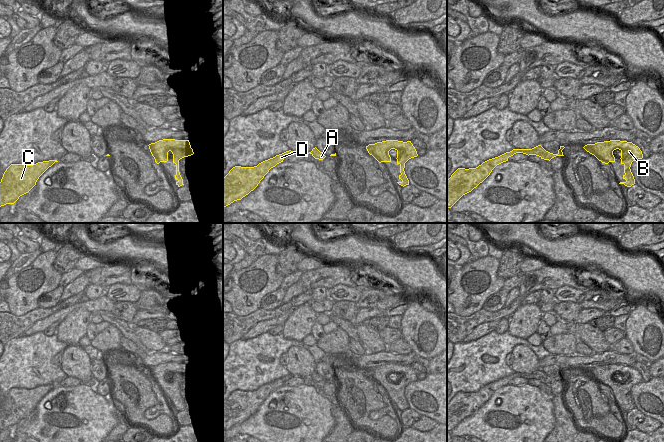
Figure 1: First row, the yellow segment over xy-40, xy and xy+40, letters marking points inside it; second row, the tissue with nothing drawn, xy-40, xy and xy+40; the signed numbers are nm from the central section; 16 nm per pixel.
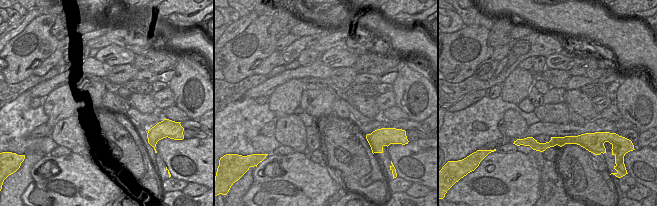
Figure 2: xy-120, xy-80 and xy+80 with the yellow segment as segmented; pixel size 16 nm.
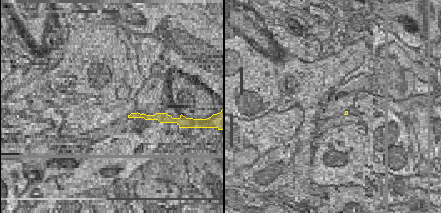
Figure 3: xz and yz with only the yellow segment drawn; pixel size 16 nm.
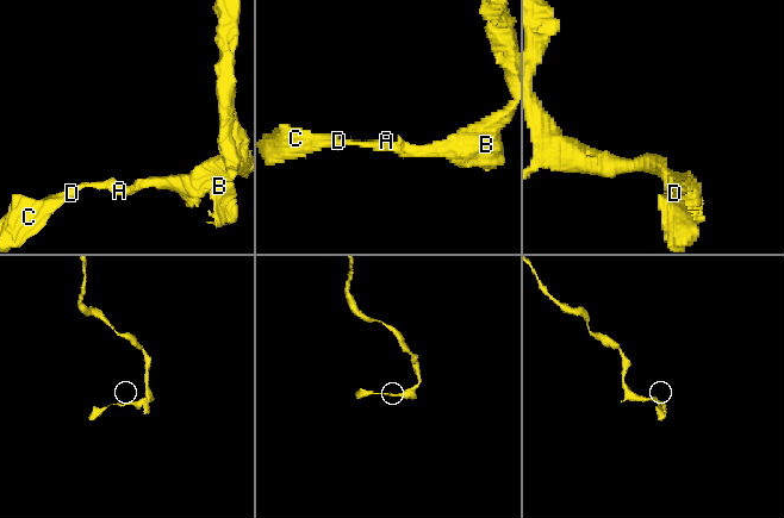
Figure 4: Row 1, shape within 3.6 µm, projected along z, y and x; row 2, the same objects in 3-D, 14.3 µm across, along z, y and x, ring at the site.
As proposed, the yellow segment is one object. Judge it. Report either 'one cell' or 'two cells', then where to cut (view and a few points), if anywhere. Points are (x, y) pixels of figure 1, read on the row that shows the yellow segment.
one cell; no cut

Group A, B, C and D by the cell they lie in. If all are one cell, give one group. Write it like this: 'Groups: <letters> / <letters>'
Groups: A B C D

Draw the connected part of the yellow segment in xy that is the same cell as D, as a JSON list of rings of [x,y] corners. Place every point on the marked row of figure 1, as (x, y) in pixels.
[[[289,150],[282,154],[276,155],[273,158],[265,160],[254,167],[241,167],[241,166],[233,167],[229,171],[229,173],[223,178],[223,208],[230,205],[234,201],[241,200],[243,197],[248,195],[258,186],[260,181],[264,178],[264,176],[269,172],[271,168],[283,162],[283,160],[292,153],[299,153],[299,152],[293,152]]]

